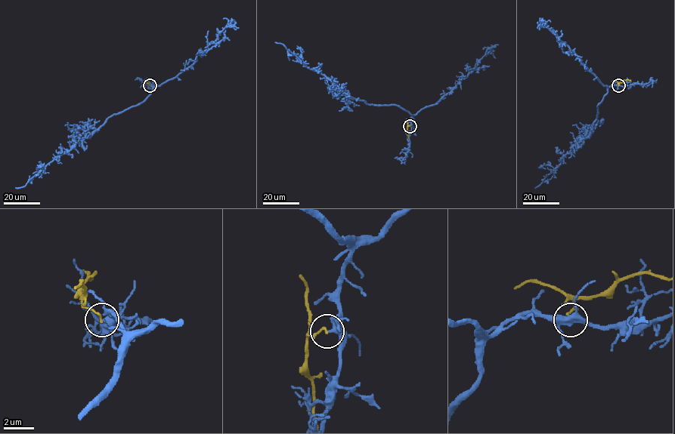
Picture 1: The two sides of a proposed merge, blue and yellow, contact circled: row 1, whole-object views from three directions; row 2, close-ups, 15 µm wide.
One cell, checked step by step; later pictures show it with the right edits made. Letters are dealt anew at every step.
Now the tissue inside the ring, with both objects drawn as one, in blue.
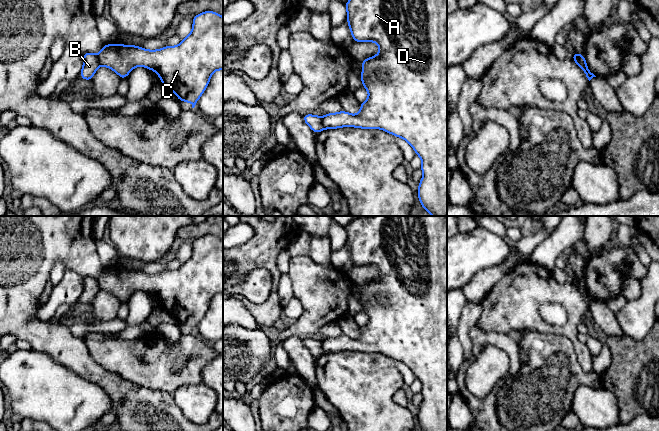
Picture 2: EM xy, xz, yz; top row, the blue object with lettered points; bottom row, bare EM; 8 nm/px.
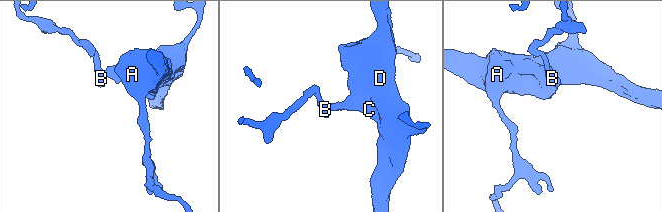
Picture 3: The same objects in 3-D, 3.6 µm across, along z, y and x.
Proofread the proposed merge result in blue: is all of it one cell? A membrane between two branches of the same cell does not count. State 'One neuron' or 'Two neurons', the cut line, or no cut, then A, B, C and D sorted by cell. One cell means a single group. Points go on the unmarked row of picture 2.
Two neurons. Split along xz (321, 341), (324, 352). Groups: A C D / B

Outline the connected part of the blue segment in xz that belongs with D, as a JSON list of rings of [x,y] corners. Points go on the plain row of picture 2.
[[[370,216],[355,218],[345,227],[347,246],[354,266],[376,266],[380,276],[361,285],[362,299],[360,303],[369,321],[361,326],[360,336],[356,339],[344,334],[338,337],[328,337],[322,341],[324,353],[338,353],[340,351],[356,351],[362,353],[382,353],[396,361],[407,365],[421,382],[423,401],[419,406],[417,420],[422,431],[447,431],[447,216]]]

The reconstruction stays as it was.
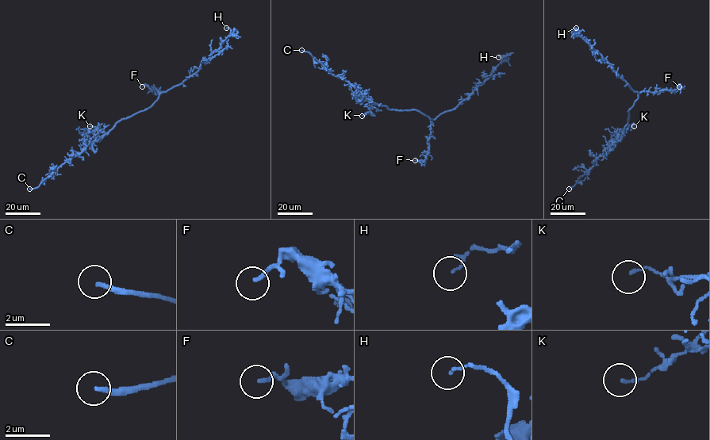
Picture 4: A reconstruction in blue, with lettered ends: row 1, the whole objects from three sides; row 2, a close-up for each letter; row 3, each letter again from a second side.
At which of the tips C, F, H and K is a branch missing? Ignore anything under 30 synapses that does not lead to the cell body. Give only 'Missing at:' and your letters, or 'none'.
Missing at: C

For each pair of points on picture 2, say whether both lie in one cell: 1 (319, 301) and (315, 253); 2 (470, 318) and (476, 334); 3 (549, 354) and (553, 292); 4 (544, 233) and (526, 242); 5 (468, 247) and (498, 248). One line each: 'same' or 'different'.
1: different
2: different
3: different
4: same
5: same

